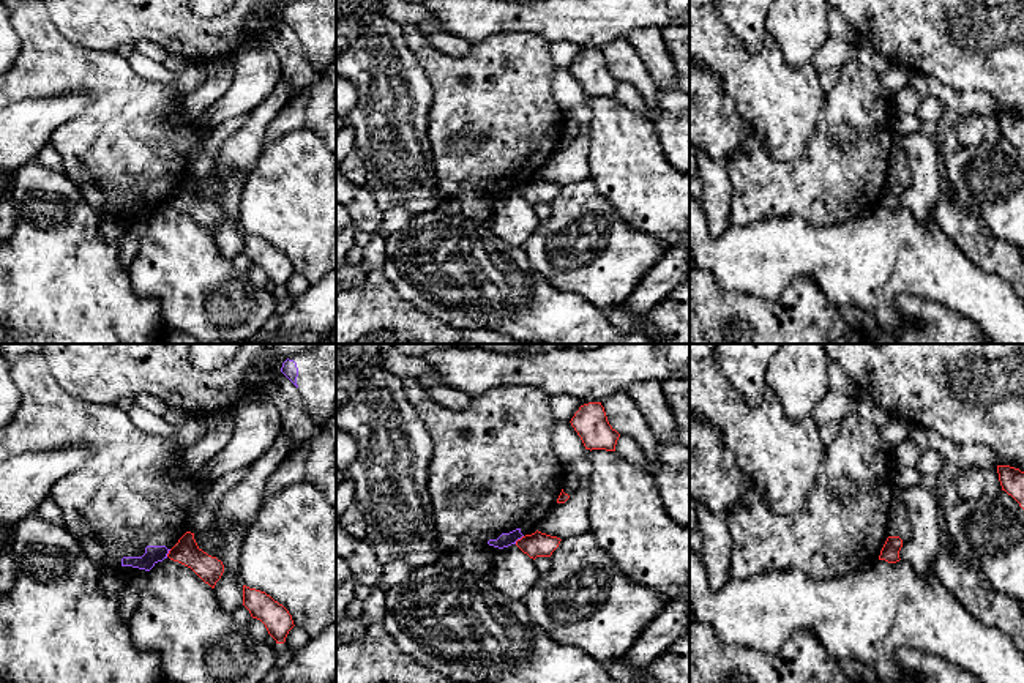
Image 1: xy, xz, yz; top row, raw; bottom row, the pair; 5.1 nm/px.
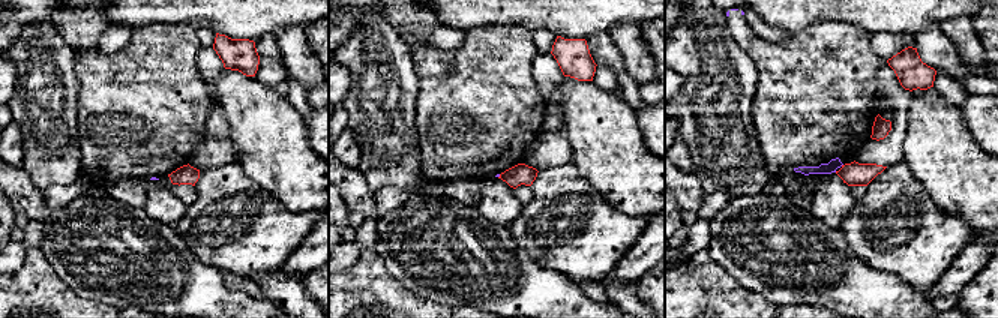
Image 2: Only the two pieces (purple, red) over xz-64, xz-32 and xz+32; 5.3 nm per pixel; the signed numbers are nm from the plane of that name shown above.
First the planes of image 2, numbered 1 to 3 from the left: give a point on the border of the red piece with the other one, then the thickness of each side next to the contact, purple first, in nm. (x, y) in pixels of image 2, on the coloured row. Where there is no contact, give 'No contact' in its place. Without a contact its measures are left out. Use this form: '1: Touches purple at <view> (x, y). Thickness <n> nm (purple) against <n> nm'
1: No contact
2: No contact
3: No contact

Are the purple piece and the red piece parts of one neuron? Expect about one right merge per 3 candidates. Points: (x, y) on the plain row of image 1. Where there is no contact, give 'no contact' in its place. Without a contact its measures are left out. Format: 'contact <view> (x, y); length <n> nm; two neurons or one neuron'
contact xz (518, 185); length 60 nm; two neurons

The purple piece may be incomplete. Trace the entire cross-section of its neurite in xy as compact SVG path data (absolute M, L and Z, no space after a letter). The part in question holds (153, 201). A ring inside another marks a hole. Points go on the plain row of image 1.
M25 0L11 11L11 24L21 39L21 52L13 66L0 74L0 110L22 99L52 98L66 91L85 91L92 103L84 112L50 136L50 144L63 159L63 174L82 192L84 199L103 216L118 215L150 218L167 205L169 197L188 178L188 166L199 145L216 126L204 120L189 120L183 114L185 96L174 85L137 76L128 58L112 50L95 50L71 43L52 24L44 0Z

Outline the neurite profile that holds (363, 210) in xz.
M336 162L336 203L342 205L358 230L377 235L382 210L366 186L347 180Z

